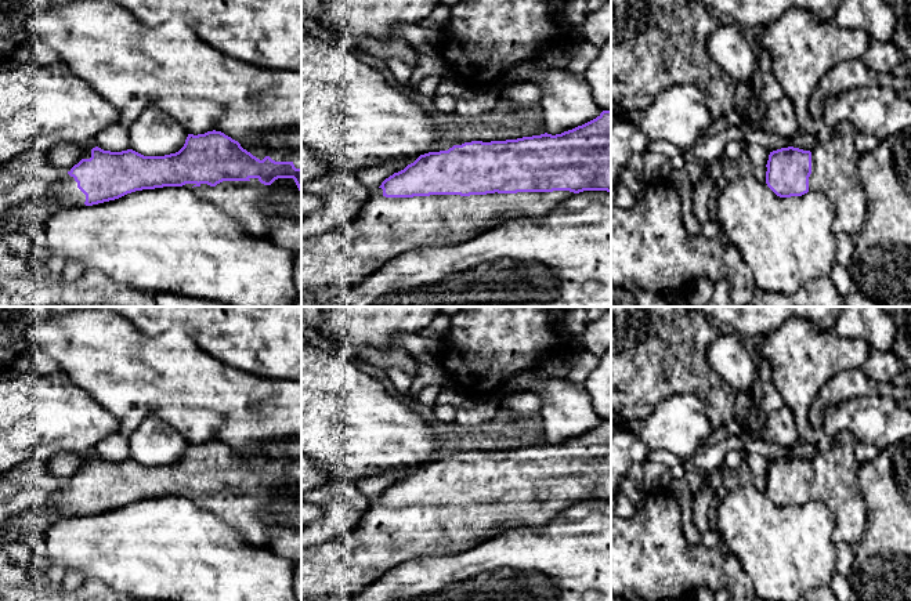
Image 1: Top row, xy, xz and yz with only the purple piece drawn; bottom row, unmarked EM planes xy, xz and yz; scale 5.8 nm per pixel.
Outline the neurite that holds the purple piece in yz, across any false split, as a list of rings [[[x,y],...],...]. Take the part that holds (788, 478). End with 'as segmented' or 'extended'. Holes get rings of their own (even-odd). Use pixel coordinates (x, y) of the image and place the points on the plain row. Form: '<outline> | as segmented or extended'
[[[849,430],[839,431],[825,452],[817,452],[811,460],[788,456],[770,461],[766,493],[780,507],[823,502],[835,518],[834,543],[845,542],[854,550],[867,531],[867,504],[858,481],[860,463],[854,455],[856,438]]] | extended

